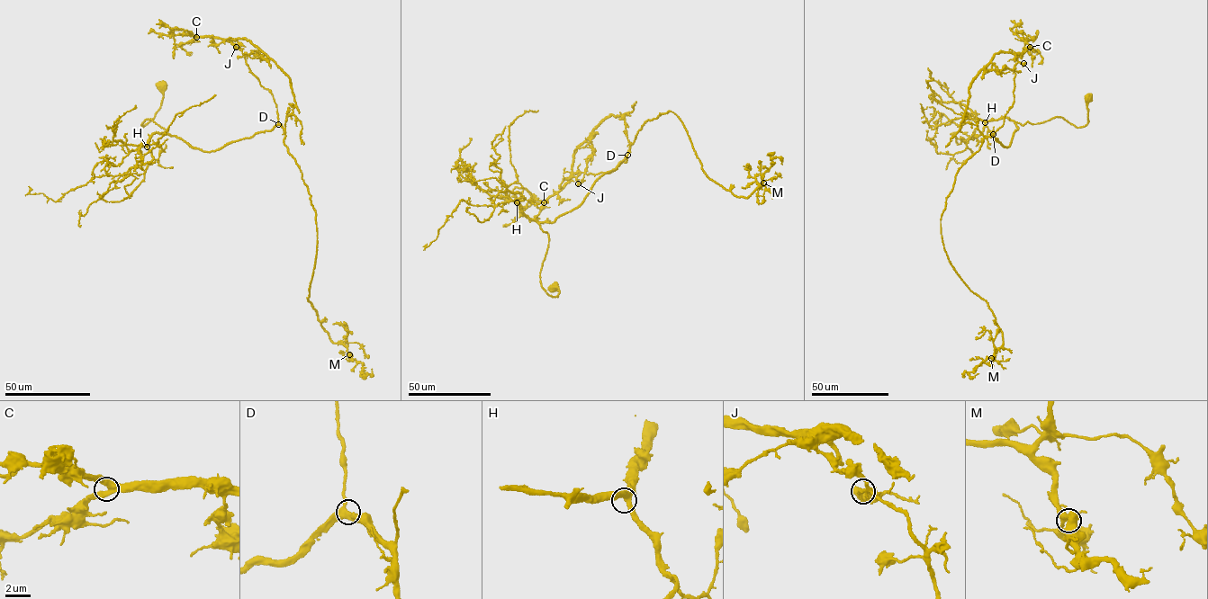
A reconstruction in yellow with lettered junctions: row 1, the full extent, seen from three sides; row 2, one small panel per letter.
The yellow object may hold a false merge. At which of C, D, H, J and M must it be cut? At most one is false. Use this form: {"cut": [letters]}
{"cut": ["J"]}

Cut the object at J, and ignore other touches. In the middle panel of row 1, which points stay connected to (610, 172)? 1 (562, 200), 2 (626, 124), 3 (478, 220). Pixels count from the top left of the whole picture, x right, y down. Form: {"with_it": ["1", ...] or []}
{"with_it": ["2", "3"]}

